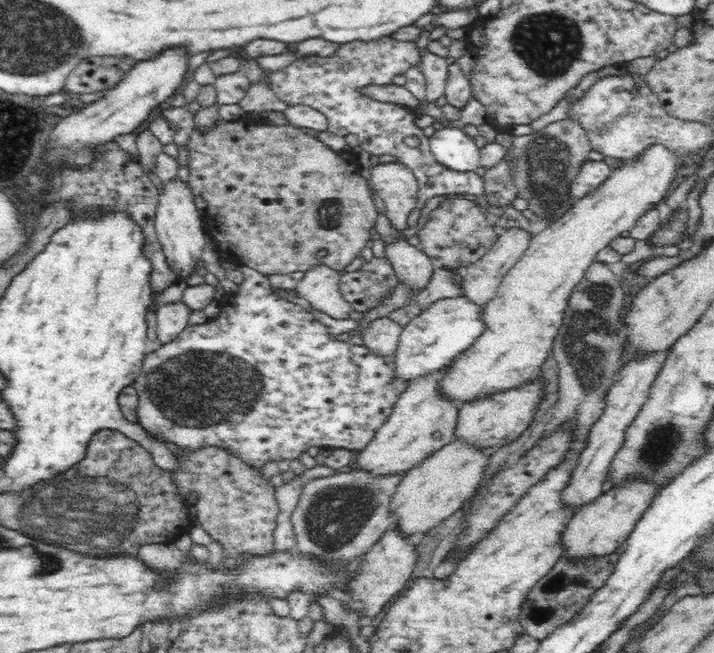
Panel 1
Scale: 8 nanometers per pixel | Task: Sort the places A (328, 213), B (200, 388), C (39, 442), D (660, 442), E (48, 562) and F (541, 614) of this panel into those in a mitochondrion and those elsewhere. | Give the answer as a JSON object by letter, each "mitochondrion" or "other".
{"A":"mitochondrion","B":"mitochondrion","C":"other","D":"mitochondrion","E":"mitochondrion","F":"mitochondrion"}

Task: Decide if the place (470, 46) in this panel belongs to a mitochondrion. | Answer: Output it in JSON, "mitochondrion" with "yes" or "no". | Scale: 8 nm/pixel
{"mitochondrion":"no"}

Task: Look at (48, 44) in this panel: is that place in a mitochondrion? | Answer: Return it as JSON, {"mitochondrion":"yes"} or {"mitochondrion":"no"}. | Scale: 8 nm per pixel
{"mitochondrion":"yes"}

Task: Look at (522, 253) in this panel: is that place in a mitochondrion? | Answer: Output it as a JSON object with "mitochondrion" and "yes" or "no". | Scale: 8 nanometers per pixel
{"mitochondrion":"no"}

